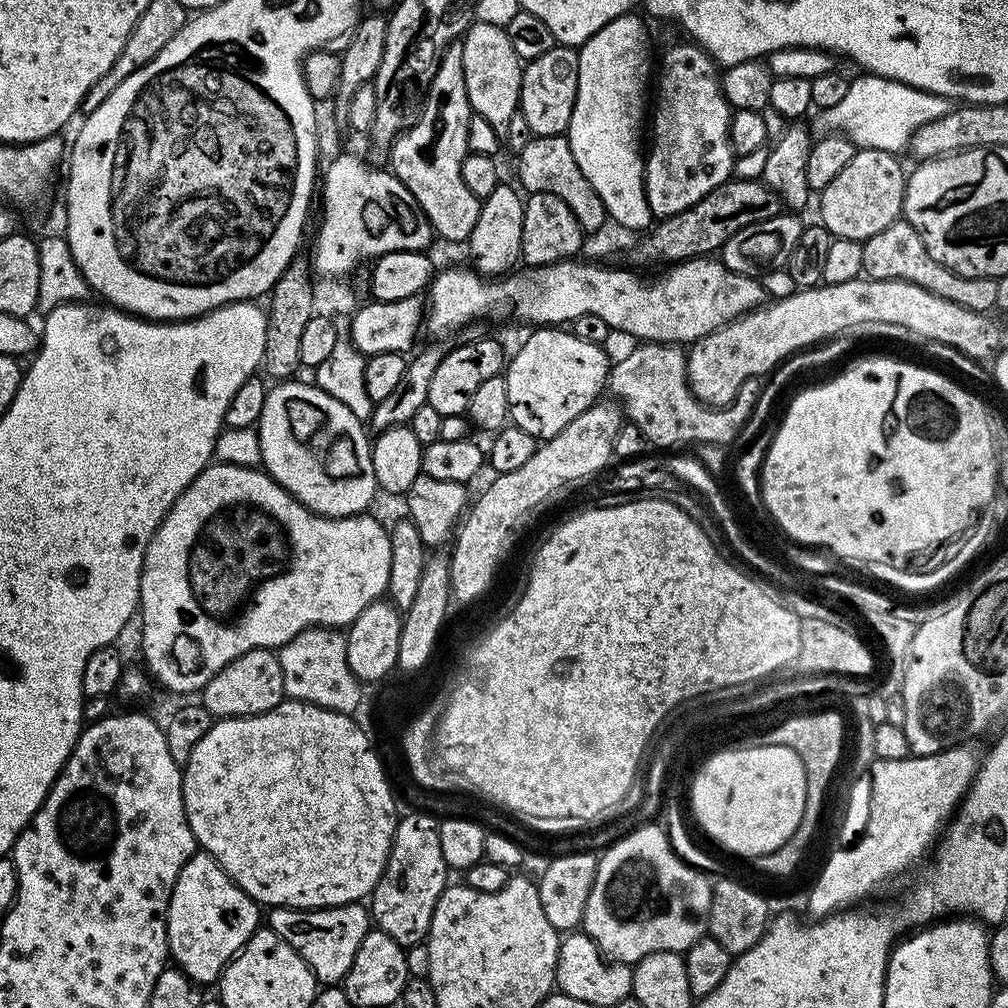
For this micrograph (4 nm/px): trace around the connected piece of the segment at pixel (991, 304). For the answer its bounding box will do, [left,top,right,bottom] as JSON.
[862,218,998,313]

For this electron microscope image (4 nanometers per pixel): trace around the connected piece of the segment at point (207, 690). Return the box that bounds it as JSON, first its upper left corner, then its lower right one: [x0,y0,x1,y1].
[202,648,285,718]

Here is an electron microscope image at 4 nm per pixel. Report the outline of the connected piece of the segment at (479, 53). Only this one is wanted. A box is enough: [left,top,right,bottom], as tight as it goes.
[462,22,524,138]

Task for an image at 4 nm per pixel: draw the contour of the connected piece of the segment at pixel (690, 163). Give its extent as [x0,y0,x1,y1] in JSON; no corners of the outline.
[644,42,734,218]

